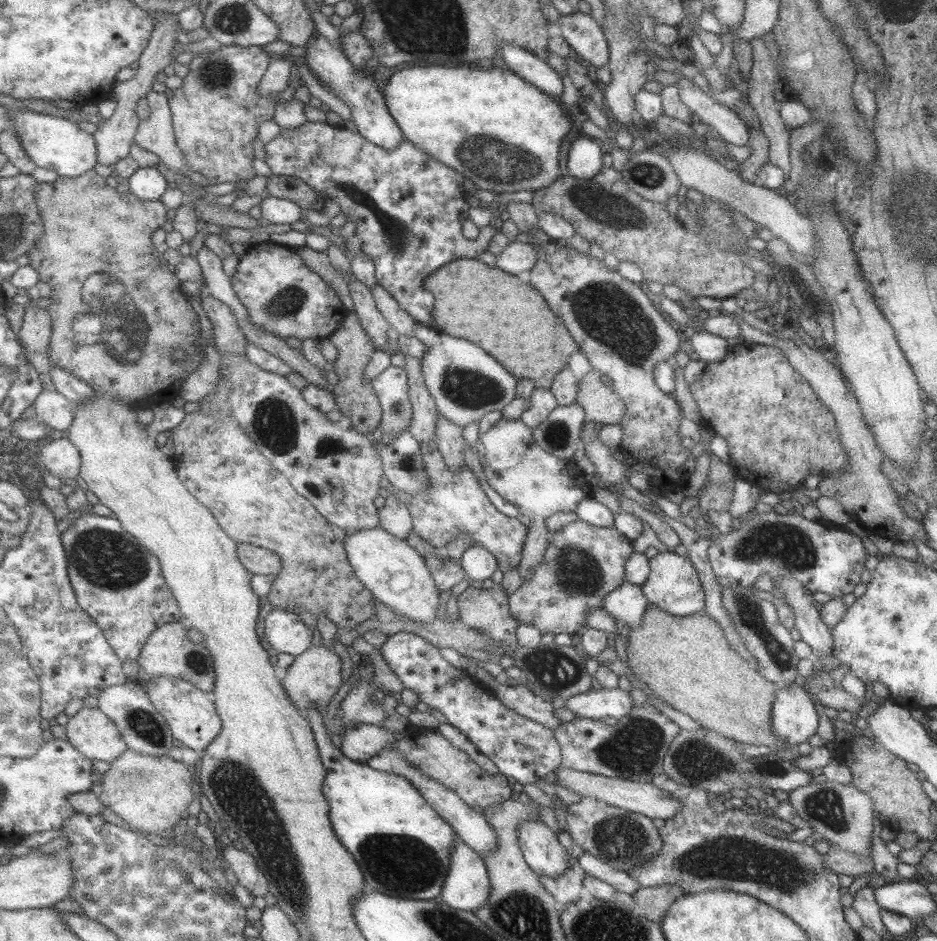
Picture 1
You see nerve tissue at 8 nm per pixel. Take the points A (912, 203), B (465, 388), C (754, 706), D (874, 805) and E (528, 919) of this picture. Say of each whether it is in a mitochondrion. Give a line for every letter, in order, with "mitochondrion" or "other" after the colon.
A: mitochondrion
B: mitochondrion
C: other
D: other
E: mitochondrion

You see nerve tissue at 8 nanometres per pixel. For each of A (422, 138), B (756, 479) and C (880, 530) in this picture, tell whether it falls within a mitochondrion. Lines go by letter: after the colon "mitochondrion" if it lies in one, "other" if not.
A: other
B: other
C: other

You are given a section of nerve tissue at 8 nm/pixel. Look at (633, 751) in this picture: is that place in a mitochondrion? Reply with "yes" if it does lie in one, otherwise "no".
yes

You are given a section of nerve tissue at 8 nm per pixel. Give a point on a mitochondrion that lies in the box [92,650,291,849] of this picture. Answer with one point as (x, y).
(145, 724)

